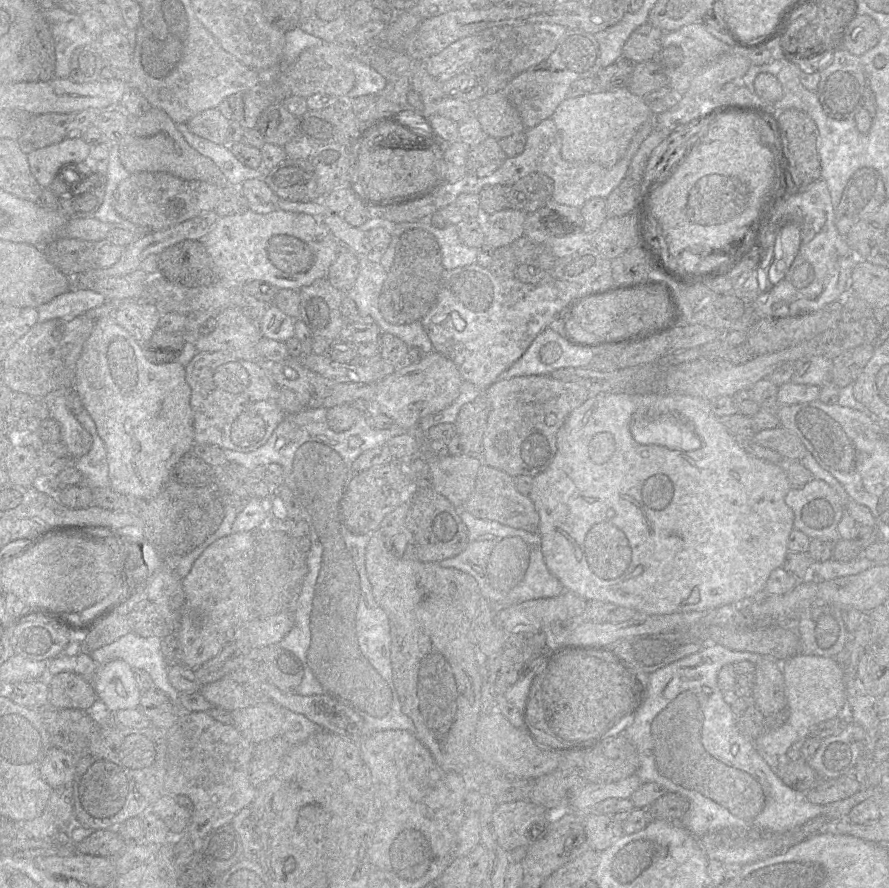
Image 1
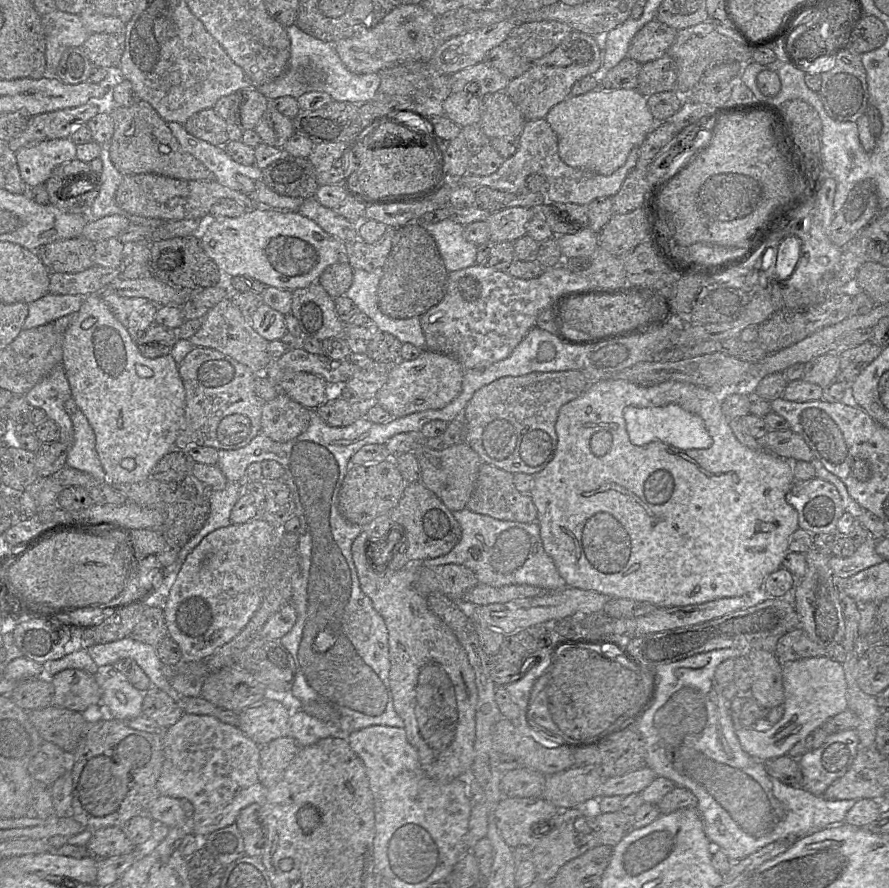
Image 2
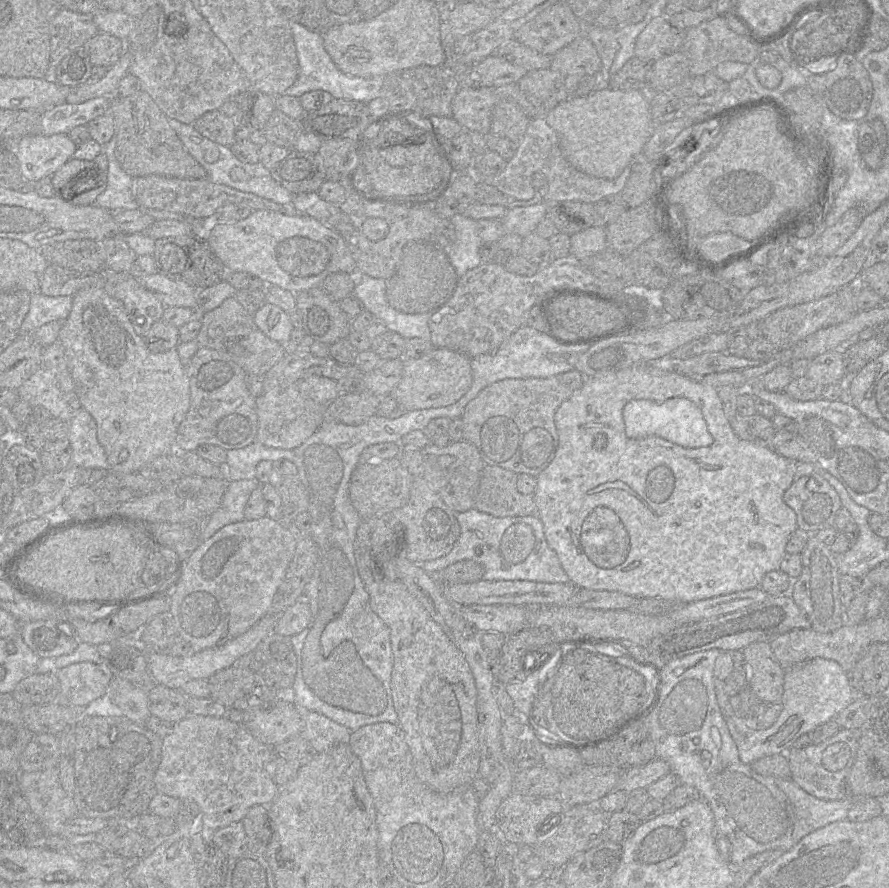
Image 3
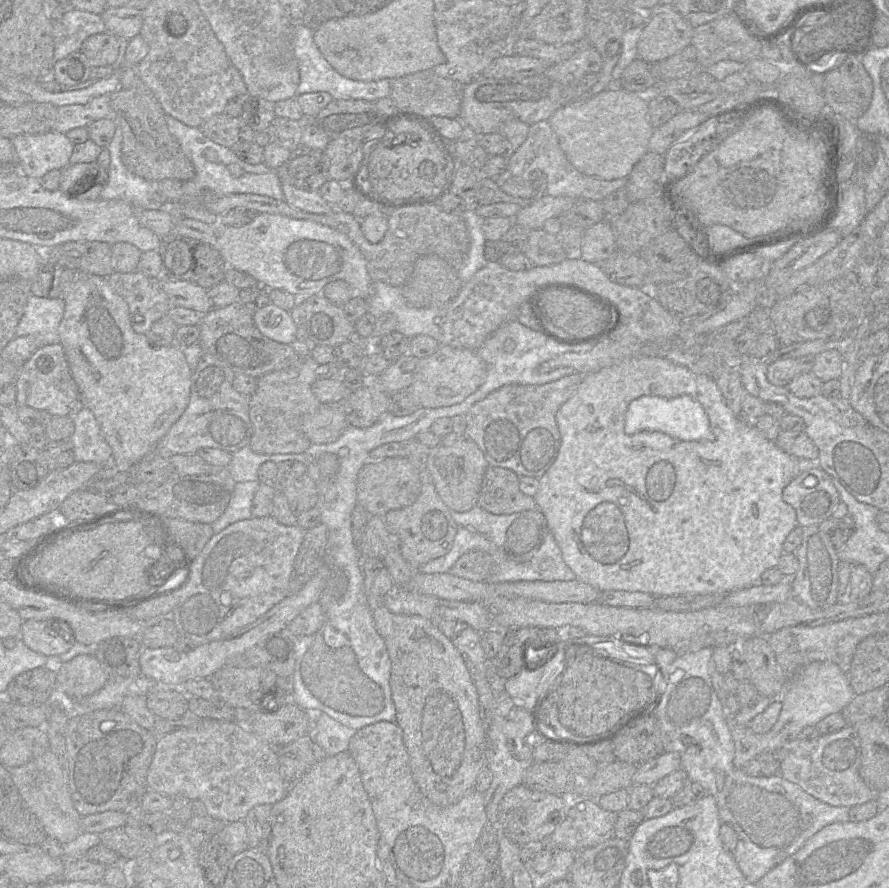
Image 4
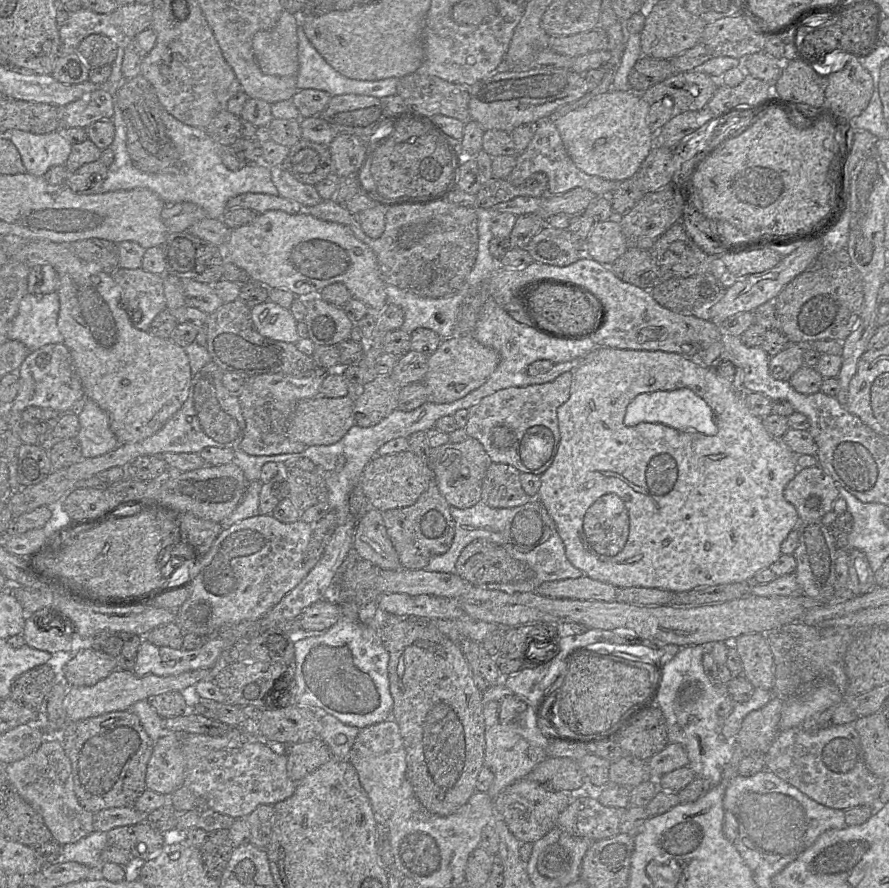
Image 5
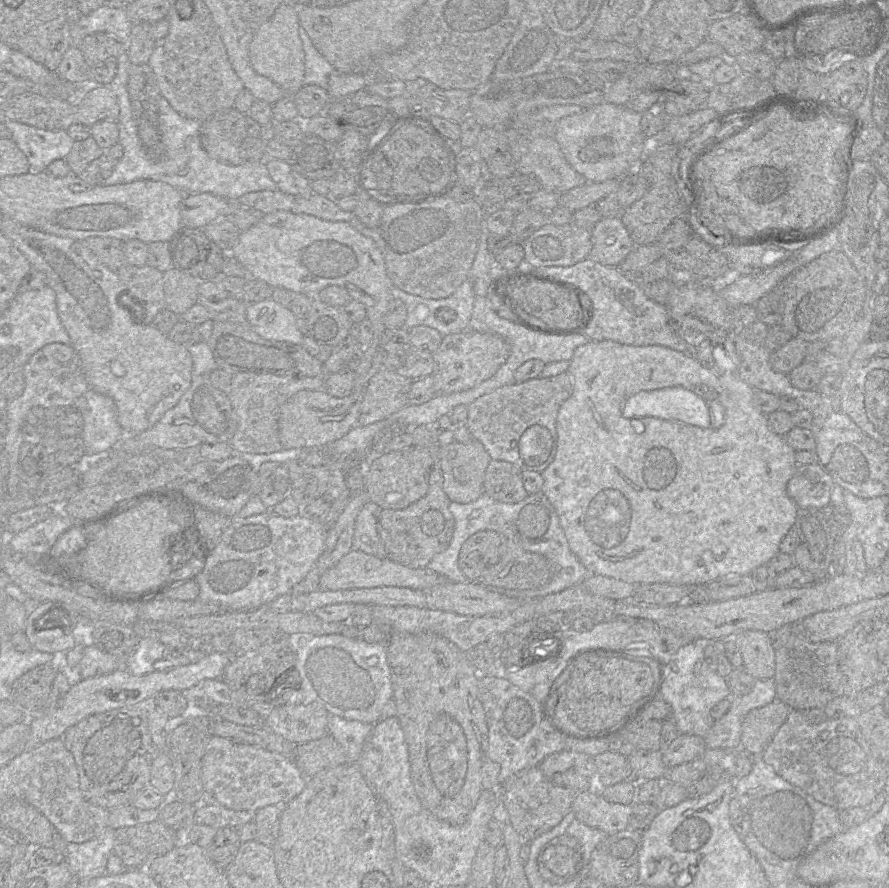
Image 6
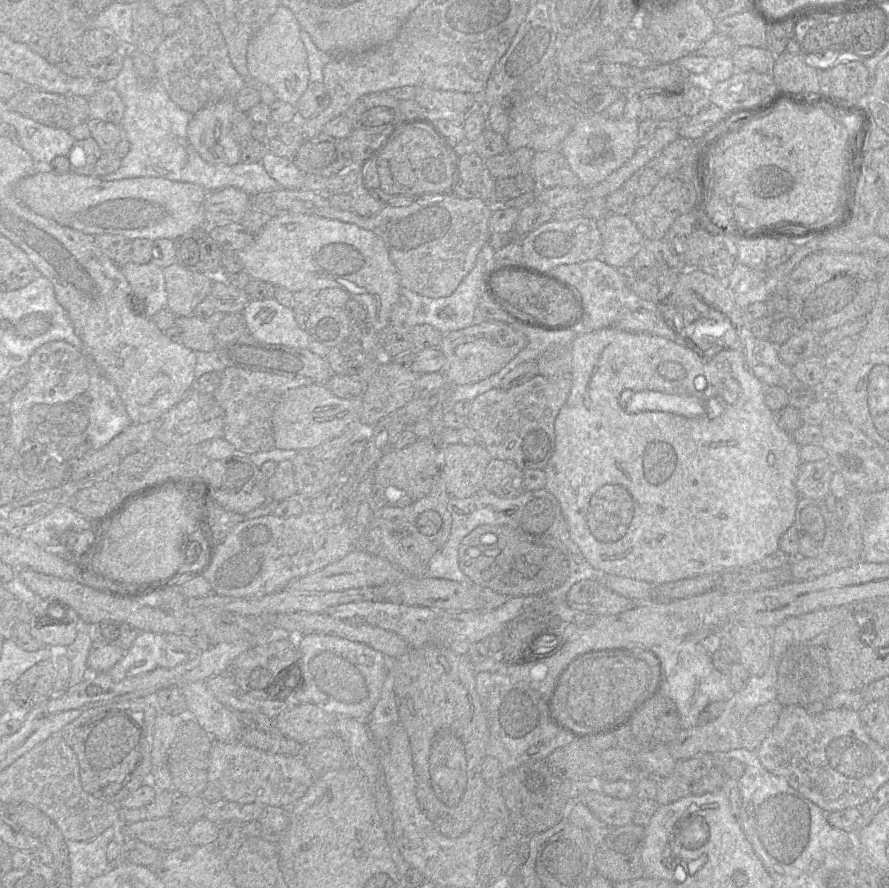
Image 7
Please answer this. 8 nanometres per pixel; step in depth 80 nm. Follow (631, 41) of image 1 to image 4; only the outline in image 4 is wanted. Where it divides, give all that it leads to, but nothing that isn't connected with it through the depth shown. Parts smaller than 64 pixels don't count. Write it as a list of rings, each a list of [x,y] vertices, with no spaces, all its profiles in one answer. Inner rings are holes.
[[[672,2],[658,4],[645,14],[646,26],[637,43],[638,58],[649,64],[658,64],[691,44],[695,27],[676,10]]]

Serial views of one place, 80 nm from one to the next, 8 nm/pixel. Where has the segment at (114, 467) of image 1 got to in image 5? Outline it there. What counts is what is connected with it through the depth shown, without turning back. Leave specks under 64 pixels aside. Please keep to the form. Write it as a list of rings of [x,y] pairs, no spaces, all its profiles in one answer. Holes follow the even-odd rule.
[[[48,240],[30,241],[29,255],[33,255],[35,262],[50,264],[58,274],[59,287],[57,292],[60,301],[58,328],[64,338],[63,344],[68,348],[72,357],[74,368],[84,389],[85,398],[94,401],[107,414],[110,428],[120,444],[145,440],[158,432],[186,401],[193,378],[189,358],[185,349],[173,342],[172,339],[160,338],[151,334],[150,331],[142,331],[136,328],[131,316],[131,311],[123,300],[122,289],[114,281],[112,275],[105,273],[99,265],[78,258],[71,250],[70,244],[71,243],[55,243]]]

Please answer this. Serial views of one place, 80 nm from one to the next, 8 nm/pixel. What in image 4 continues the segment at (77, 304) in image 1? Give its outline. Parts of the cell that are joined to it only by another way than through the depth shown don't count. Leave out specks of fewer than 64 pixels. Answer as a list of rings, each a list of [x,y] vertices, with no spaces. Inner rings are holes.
[[[30,295],[15,331],[16,337],[42,336],[43,346],[59,344],[58,328],[64,316],[63,298]]]

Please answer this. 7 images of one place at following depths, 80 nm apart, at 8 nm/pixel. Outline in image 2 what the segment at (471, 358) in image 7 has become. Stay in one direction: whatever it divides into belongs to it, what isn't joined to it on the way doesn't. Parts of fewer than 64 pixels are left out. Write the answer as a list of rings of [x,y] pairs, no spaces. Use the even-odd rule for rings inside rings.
[[[424,350],[414,360],[400,360],[390,366],[388,379],[376,394],[374,402],[395,418],[442,409],[460,394],[465,371],[462,364],[455,358]]]

